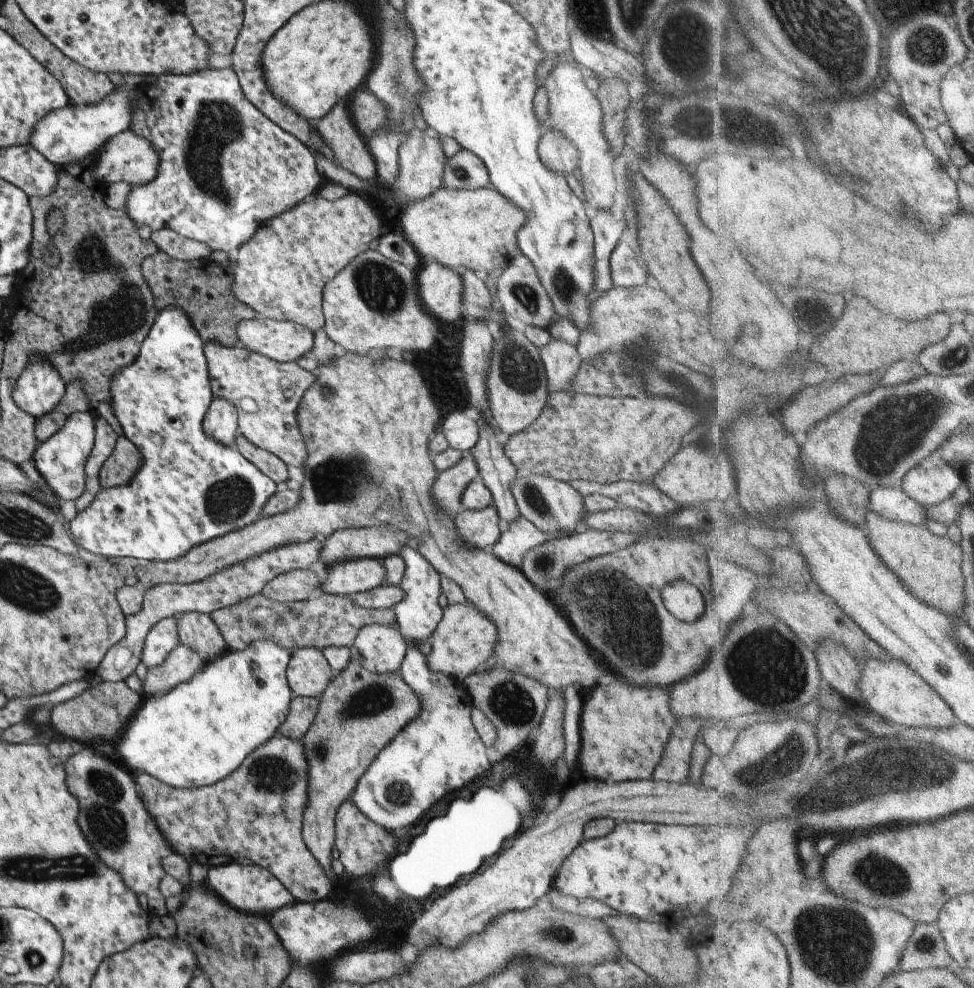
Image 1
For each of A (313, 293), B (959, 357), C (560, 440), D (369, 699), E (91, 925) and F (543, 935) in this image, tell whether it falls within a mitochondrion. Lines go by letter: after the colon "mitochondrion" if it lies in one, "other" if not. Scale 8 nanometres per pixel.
A: other
B: mitochondrion
C: other
D: mitochondrion
E: other
F: mitochondrion

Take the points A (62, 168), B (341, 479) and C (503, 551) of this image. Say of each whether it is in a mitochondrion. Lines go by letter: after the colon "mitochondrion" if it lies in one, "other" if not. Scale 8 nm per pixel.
A: other
B: mitochondrion
C: other

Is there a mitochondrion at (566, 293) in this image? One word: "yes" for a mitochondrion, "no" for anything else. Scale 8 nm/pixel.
yes

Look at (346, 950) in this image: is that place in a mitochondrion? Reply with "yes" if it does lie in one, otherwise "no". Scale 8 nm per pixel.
no

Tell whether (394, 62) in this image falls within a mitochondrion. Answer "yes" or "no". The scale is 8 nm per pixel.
yes

